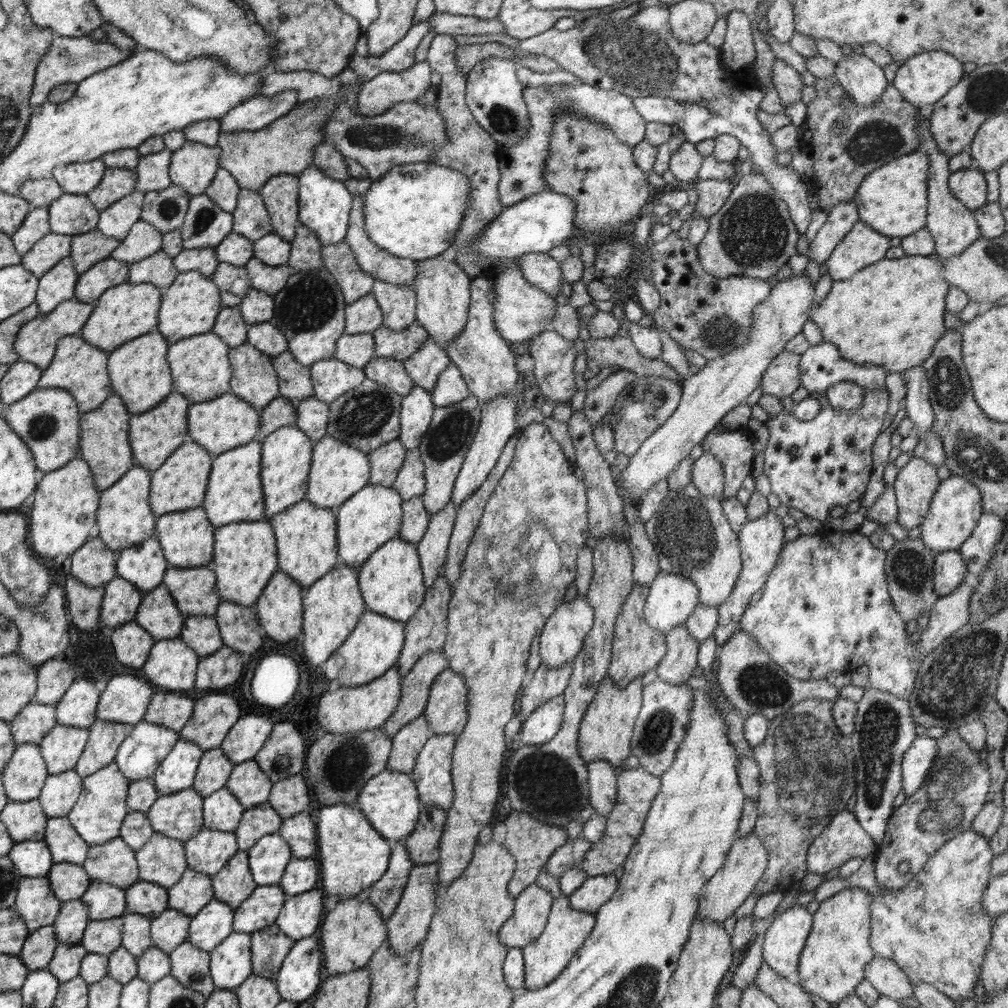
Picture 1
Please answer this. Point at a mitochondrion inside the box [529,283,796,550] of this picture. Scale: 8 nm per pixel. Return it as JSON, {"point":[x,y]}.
{"point":[722,331]}

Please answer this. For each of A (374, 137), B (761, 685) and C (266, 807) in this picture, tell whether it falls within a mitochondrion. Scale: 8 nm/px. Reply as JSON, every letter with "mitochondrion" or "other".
{"A":"mitochondrion","B":"mitochondrion","C":"other"}

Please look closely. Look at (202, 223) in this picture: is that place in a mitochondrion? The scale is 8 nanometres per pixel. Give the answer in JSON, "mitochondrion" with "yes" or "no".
{"mitochondrion":"yes"}

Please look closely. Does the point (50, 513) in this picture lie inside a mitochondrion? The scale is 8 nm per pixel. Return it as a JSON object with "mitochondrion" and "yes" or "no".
{"mitochondrion":"no"}

